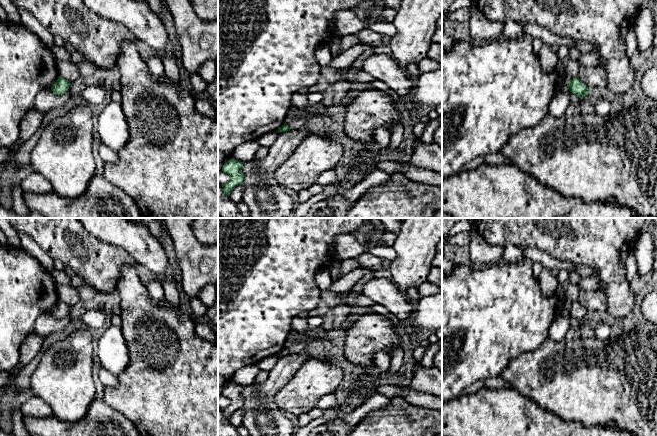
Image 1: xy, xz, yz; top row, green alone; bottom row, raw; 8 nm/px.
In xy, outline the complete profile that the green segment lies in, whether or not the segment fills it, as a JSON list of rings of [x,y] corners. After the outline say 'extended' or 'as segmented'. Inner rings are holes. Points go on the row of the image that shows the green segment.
[[[59,76],[51,90],[56,95],[63,95],[68,91],[70,84],[69,81]]]; as segmented

